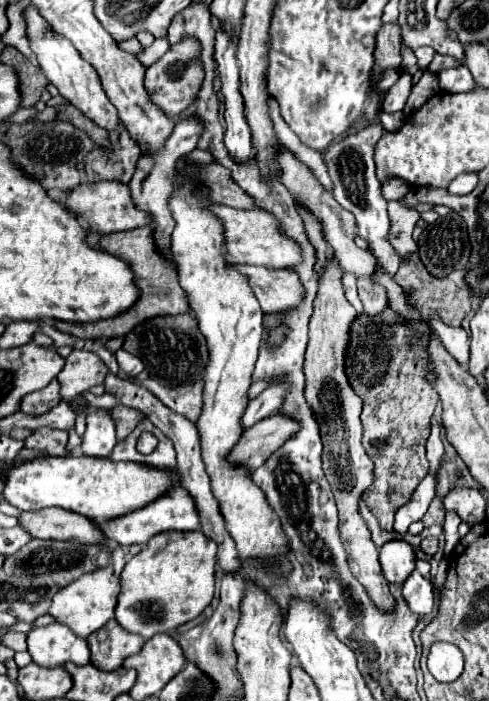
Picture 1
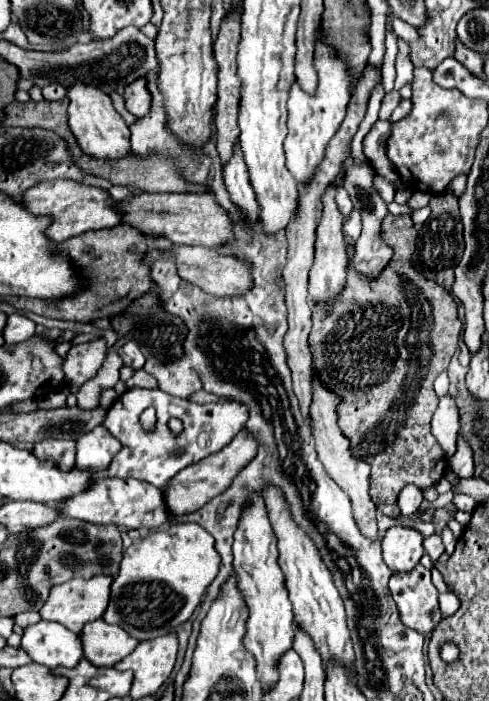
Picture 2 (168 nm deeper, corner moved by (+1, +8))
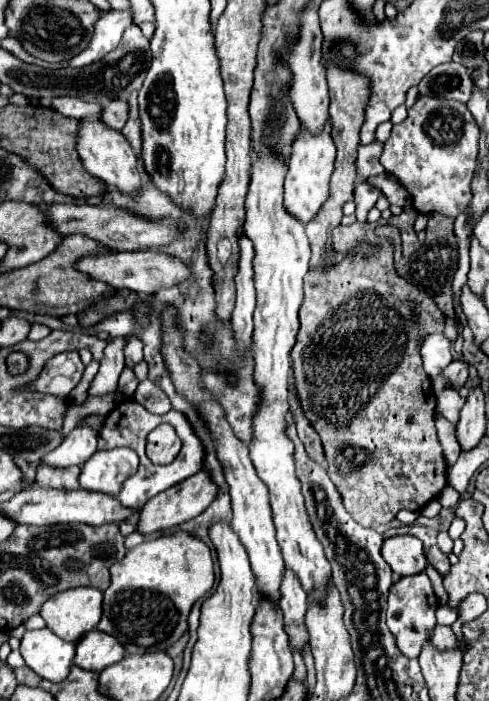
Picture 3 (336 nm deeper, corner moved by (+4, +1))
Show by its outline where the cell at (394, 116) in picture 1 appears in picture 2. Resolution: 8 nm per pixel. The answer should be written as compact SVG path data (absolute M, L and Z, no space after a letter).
M381 120L375 122L371 132L363 140L363 152L379 176L383 176L387 182L397 182L399 176L397 176L393 164L389 162L389 158L385 154L385 144L387 144L389 132L391 132L389 122L381 122Z

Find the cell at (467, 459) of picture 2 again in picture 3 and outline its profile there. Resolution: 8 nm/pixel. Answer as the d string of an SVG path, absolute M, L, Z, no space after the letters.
M446 389L446 391L438 393L438 407L436 407L436 411L438 411L442 417L446 417L454 427L458 425L462 405L464 405L464 399L462 399L456 391Z

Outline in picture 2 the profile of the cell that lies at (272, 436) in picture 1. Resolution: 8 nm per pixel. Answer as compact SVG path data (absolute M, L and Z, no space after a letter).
M241 430L221 452L215 452L213 456L207 456L205 460L199 460L197 464L191 464L189 468L181 470L165 488L165 500L169 504L169 512L173 512L173 516L183 516L205 506L211 498L219 496L231 484L233 476L241 468L245 468L255 454L257 454L257 440L247 430L245 432Z

